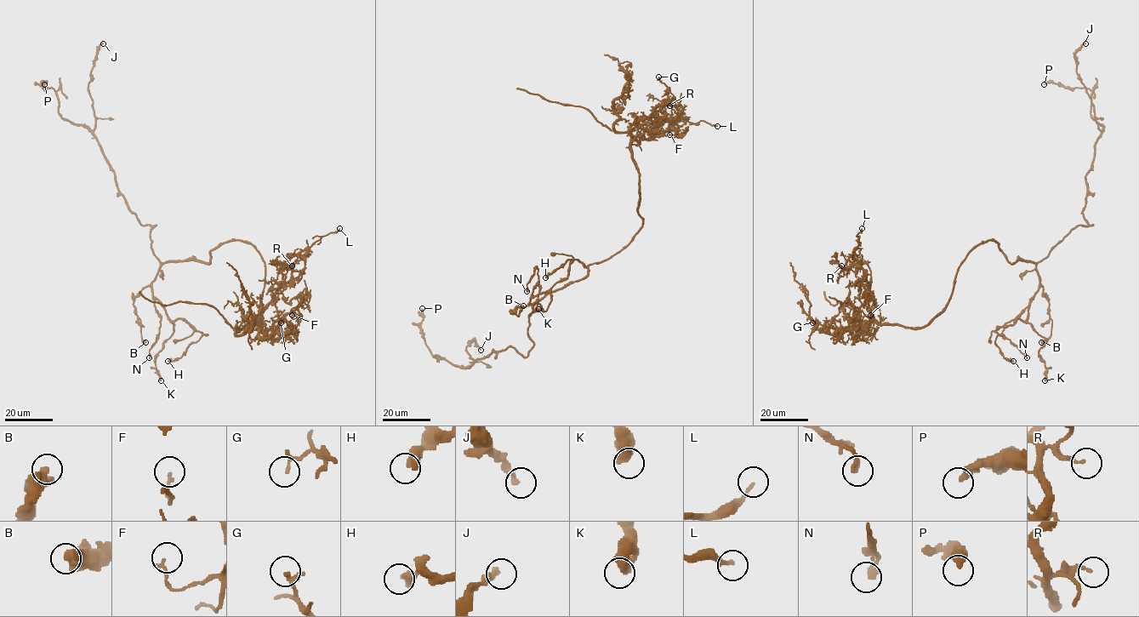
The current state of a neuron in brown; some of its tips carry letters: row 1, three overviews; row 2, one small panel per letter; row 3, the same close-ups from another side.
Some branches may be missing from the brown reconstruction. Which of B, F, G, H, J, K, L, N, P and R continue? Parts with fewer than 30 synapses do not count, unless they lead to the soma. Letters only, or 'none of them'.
none of them

